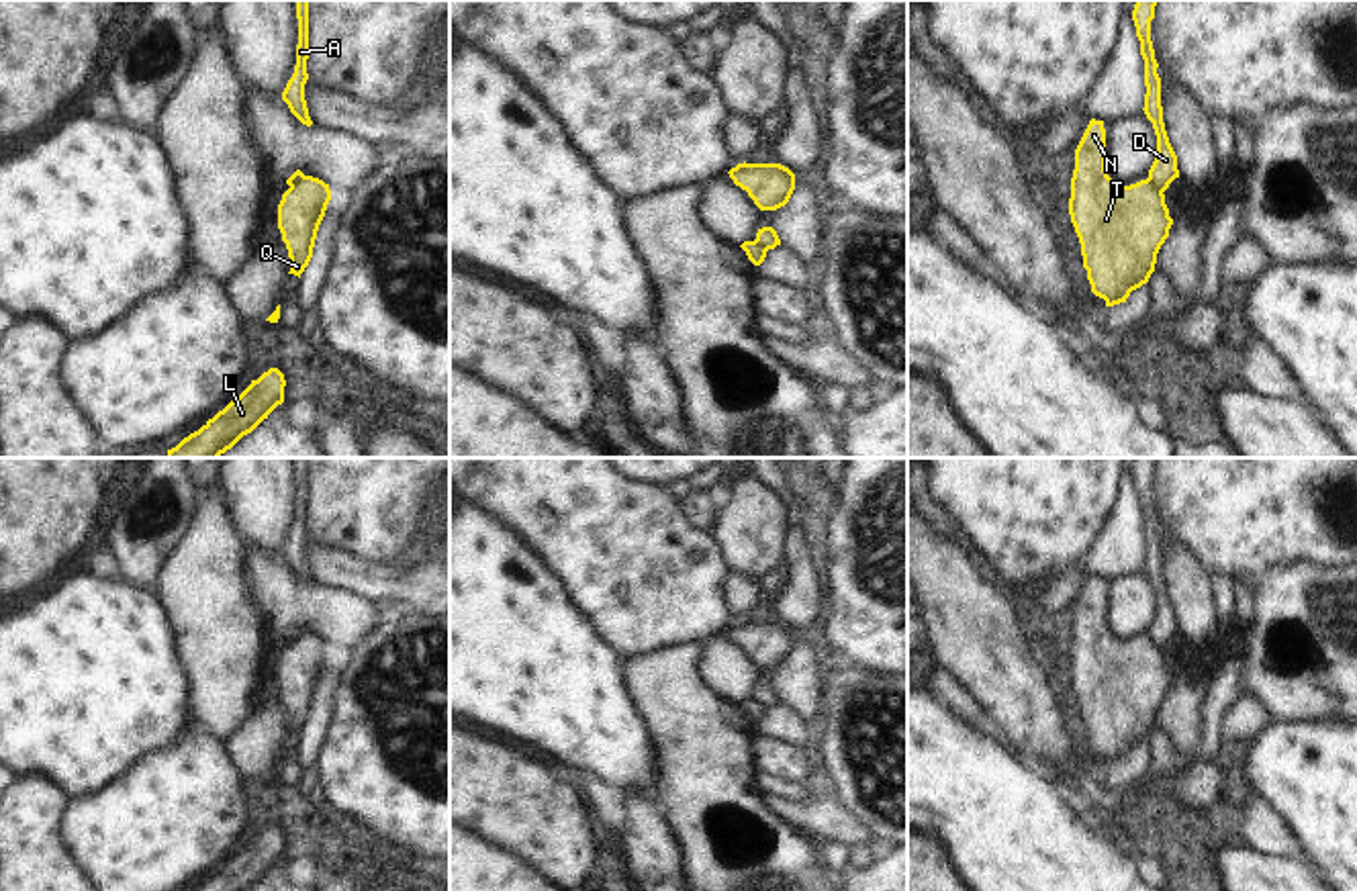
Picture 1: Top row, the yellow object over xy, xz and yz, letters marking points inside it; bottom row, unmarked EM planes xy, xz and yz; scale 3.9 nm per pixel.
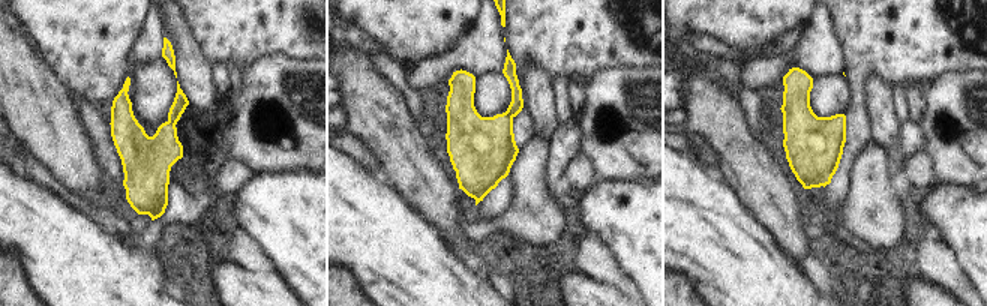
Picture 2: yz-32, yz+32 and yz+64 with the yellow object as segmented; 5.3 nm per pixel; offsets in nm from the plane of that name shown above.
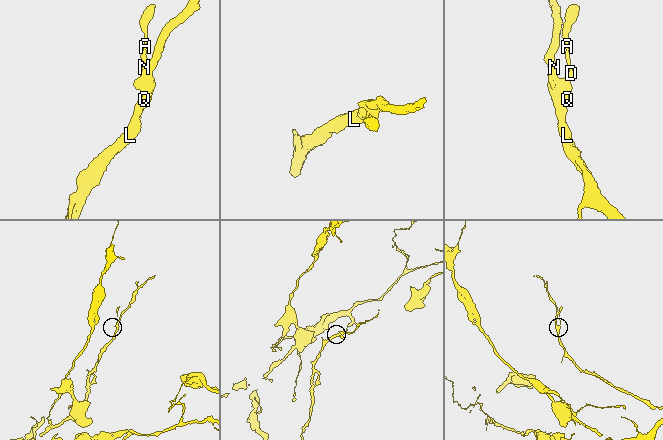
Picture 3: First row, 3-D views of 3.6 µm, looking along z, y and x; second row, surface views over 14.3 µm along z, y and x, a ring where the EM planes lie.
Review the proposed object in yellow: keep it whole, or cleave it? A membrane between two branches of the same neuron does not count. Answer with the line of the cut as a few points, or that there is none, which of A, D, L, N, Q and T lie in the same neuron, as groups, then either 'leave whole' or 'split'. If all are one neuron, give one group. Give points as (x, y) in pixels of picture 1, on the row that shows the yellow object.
cut in yz along (1147, 178), (1161, 193); A D / L N Q T; split

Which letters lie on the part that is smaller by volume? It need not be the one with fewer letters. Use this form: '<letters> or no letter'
A, D

